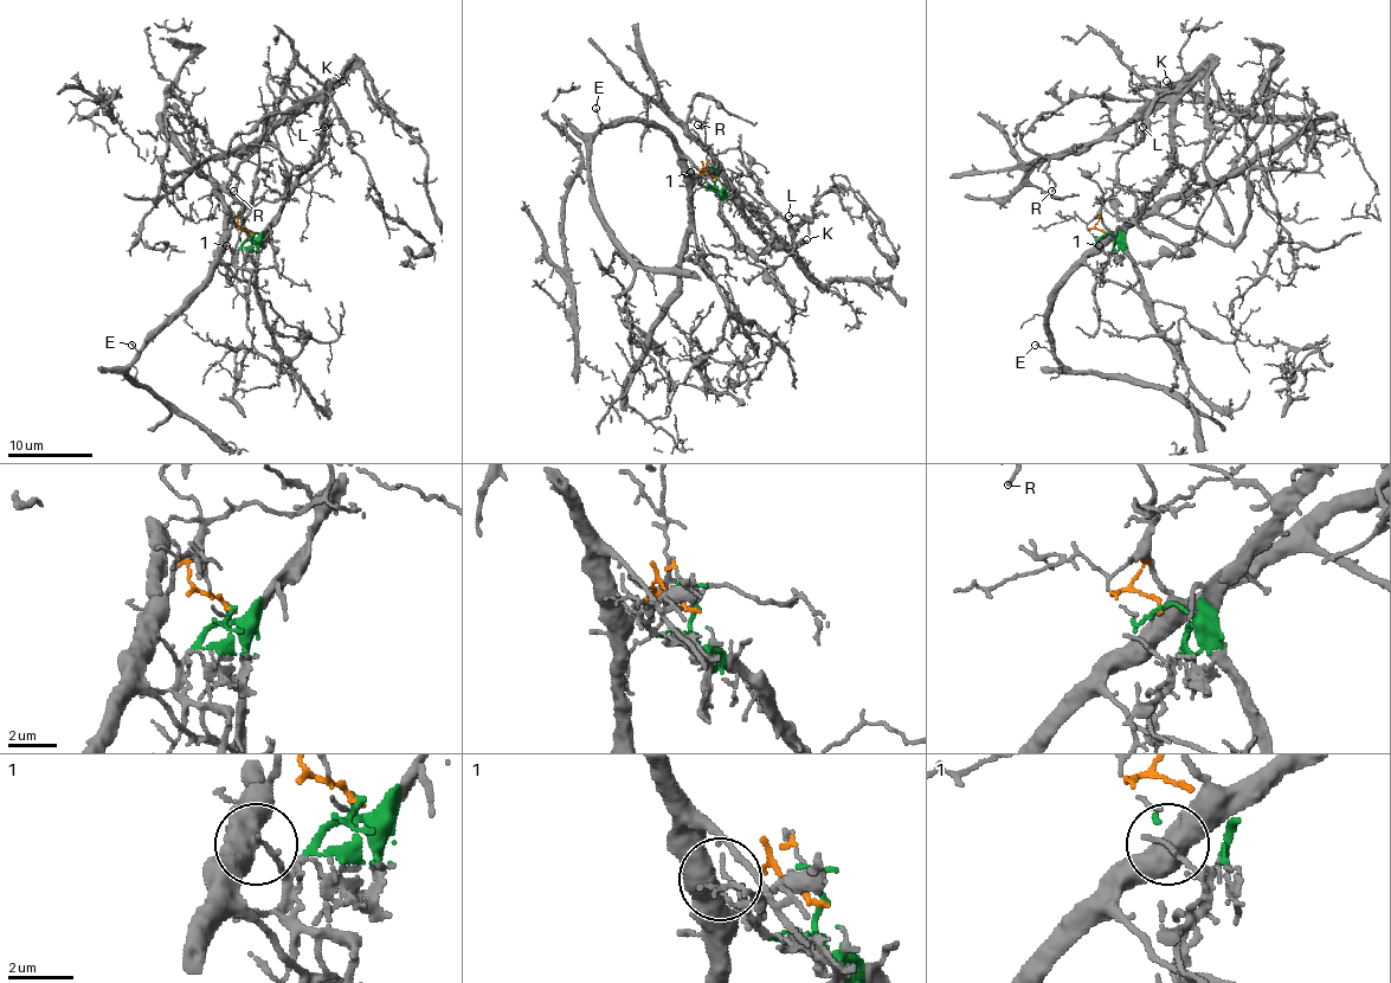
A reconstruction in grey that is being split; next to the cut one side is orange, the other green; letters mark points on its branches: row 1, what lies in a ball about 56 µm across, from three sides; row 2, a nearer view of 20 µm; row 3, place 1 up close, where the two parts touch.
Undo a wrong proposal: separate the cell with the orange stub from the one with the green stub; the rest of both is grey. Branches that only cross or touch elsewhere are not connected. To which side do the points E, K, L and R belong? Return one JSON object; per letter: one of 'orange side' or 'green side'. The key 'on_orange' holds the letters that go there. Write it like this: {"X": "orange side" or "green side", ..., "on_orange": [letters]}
{"E": "orange side", "K": "green side", "L": "green side", "R": "green side", "on_orange": ["E"]}

